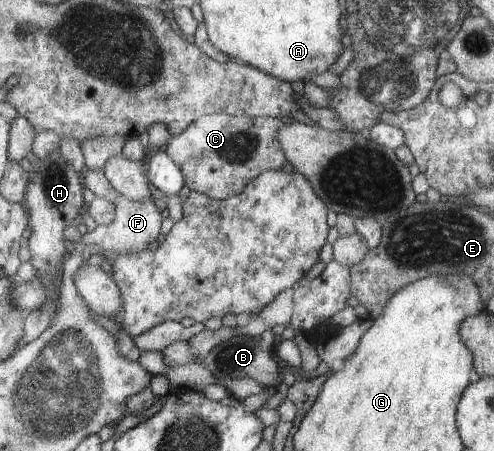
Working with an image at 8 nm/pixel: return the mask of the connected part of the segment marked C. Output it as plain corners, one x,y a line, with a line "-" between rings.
206,114
188,124
179,136
171,138
166,151
173,162
180,166
184,174
184,185
190,191
204,194
210,199
224,199
243,191
252,178
268,170
276,171
288,162
279,141
280,128
285,123
286,120
271,117

